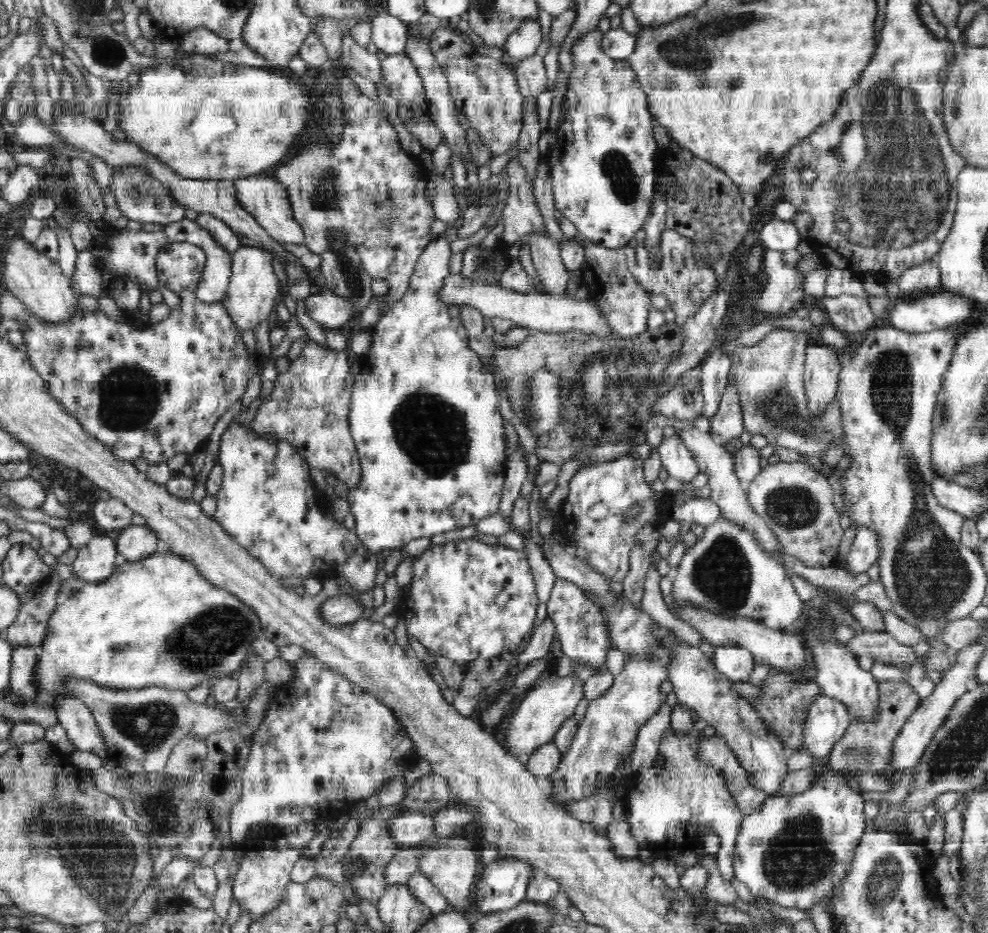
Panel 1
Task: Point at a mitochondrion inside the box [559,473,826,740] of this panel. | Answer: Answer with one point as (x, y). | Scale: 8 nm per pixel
(722, 574)

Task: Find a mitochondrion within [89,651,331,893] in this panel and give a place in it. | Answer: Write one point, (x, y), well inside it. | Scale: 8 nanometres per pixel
(148, 725)

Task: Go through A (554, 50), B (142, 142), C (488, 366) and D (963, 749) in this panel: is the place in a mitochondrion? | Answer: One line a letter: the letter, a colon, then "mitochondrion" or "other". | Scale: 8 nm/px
A: other
B: other
C: other
D: mitochondrion

